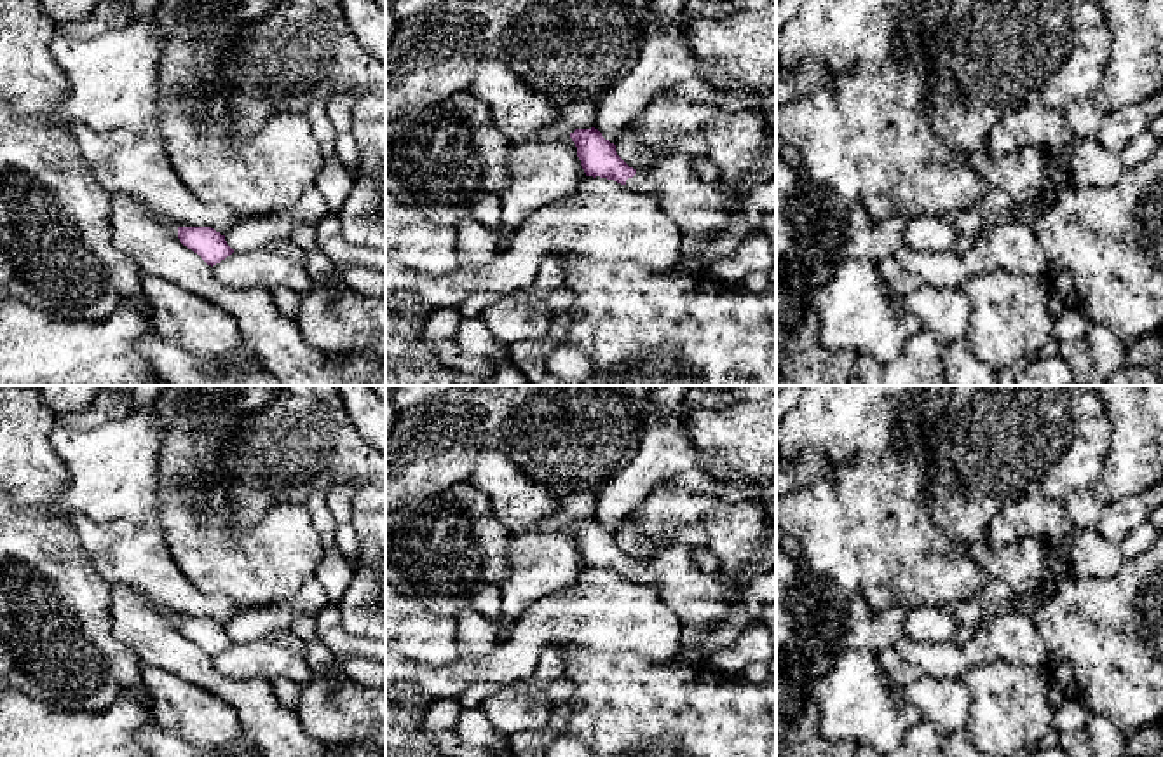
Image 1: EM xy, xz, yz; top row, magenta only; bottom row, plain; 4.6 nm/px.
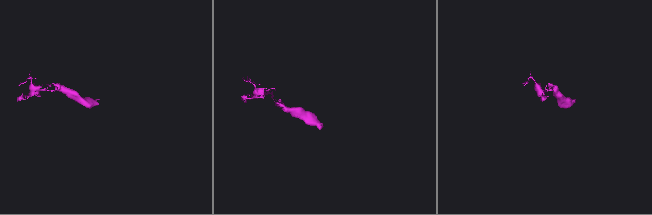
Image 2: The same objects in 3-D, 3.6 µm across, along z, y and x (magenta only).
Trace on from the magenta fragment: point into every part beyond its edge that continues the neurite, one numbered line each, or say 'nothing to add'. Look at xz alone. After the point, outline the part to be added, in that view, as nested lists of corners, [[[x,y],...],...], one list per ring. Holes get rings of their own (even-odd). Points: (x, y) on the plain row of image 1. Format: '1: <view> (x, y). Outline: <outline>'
1: xz (700, 600). Outline: [[[670,546],[652,560],[636,560],[633,569],[626,570],[628,579],[656,584],[661,598],[680,621],[680,659],[701,661],[701,633],[711,624],[729,619],[736,609],[741,609],[750,619],[760,623],[762,609],[776,604],[776,569],[739,586],[734,577],[720,574],[704,574],[692,560],[690,546]]]

